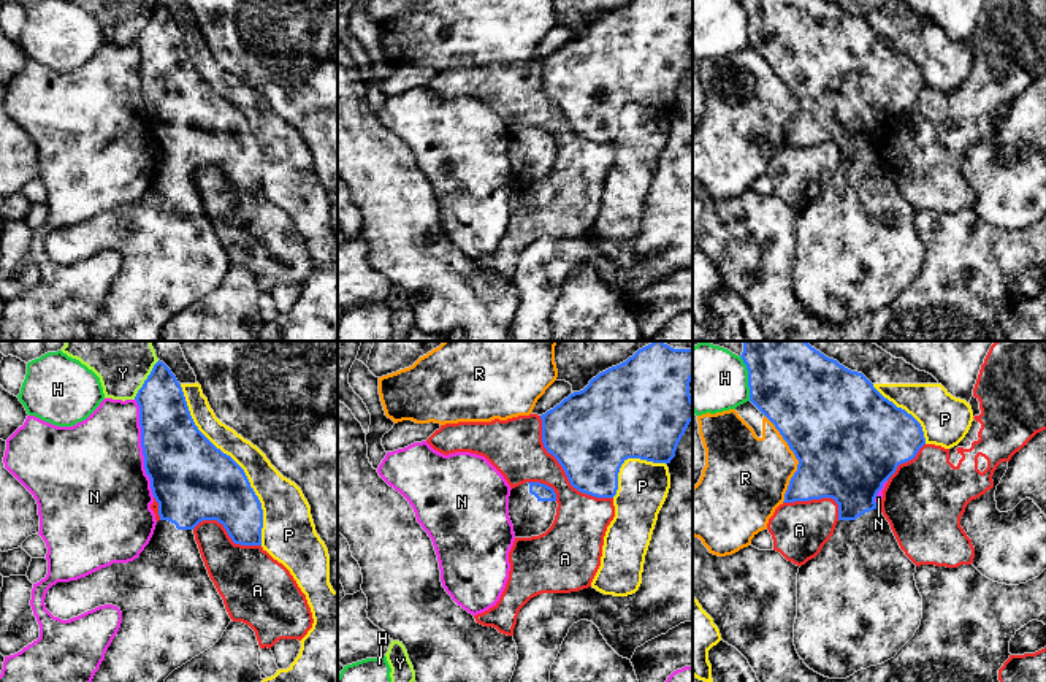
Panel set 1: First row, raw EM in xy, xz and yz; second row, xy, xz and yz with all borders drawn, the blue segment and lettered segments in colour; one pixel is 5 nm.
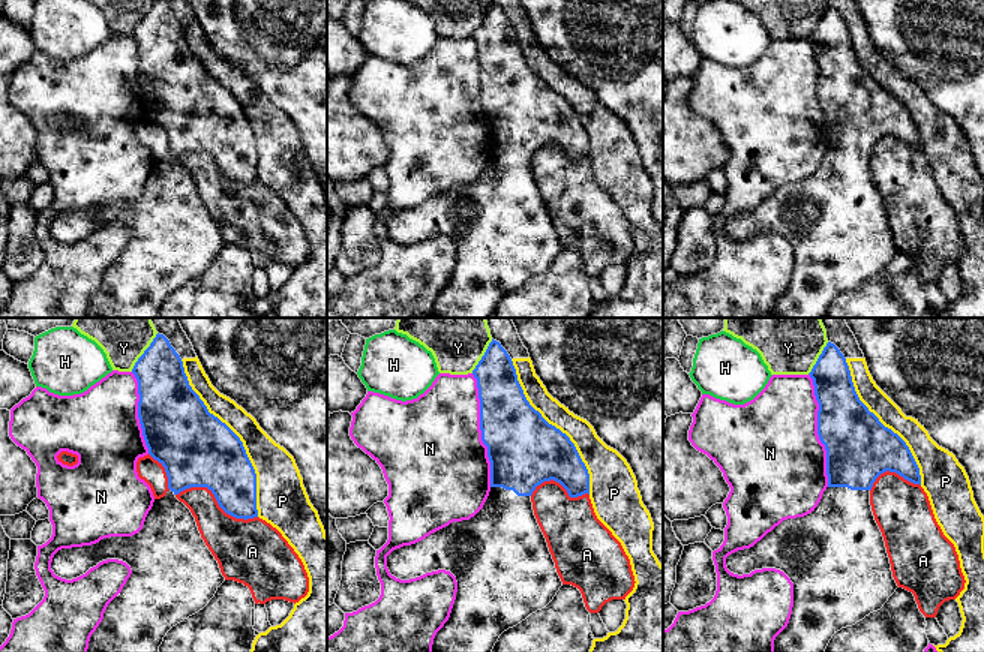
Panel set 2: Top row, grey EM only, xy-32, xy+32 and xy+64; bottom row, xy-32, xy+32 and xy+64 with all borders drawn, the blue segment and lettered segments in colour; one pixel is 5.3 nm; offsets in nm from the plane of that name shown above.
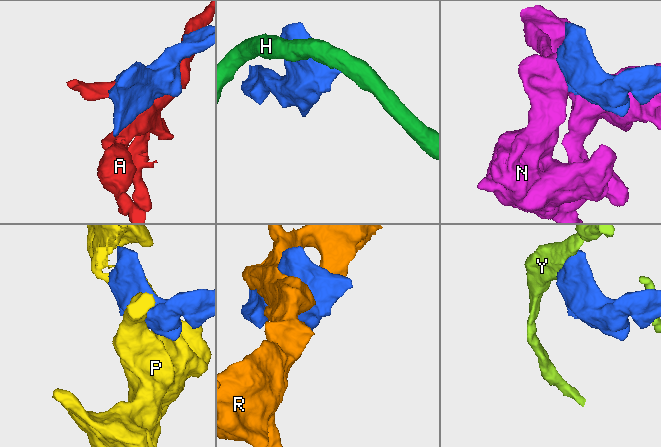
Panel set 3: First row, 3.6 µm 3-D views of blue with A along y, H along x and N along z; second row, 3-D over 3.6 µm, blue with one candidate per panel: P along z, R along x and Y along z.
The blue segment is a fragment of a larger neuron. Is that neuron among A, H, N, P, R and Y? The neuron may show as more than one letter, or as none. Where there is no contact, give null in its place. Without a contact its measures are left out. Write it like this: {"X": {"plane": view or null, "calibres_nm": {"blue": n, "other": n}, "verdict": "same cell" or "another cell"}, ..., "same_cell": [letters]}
{"A": {"plane": "xz", "calibres_nm": {"blue": 440, "other": 260}, "verdict": "another cell"}, "H": {"plane": "yz", "calibres_nm": {"blue": 420, "other": 340}, "verdict": "another cell"}, "N": {"plane": "xy", "calibres_nm": {"blue": 380, "other": 480}, "verdict": "another cell"}, "P": {"plane": "xy", "calibres_nm": {"blue": 420, "other": 180}, "verdict": "another cell"}, "R": {"plane": "yz", "calibres_nm": {"blue": 500, "other": 400}, "verdict": "another cell"}, "Y": {"plane": "xy", "calibres_nm": {"blue": 260, "other": 380}, "verdict": "another cell"}, "same_cell": []}

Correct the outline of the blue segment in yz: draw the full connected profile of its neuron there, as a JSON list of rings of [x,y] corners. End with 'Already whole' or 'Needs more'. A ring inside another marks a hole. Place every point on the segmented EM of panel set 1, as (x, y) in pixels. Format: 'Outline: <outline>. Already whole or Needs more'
Outline: [[[743,341],[740,357],[748,370],[750,401],[775,425],[799,460],[783,503],[832,498],[838,504],[834,534],[797,573],[794,646],[815,672],[846,679],[894,658],[921,625],[916,565],[900,549],[875,498],[897,466],[913,460],[926,444],[924,431],[911,414],[884,398],[862,373],[845,368],[807,341]]]. Needs more

